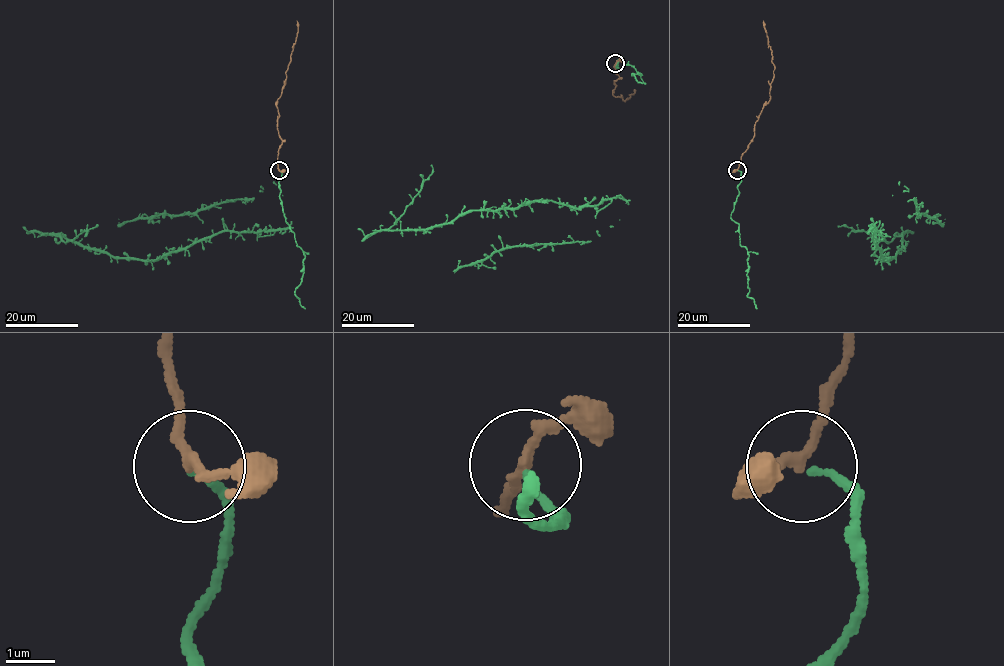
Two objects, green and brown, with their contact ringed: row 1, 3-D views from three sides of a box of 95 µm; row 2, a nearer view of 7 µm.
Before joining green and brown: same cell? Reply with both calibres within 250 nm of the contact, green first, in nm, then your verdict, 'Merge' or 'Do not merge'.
Thickness 130 nm (green) against 200 nm. Merge

